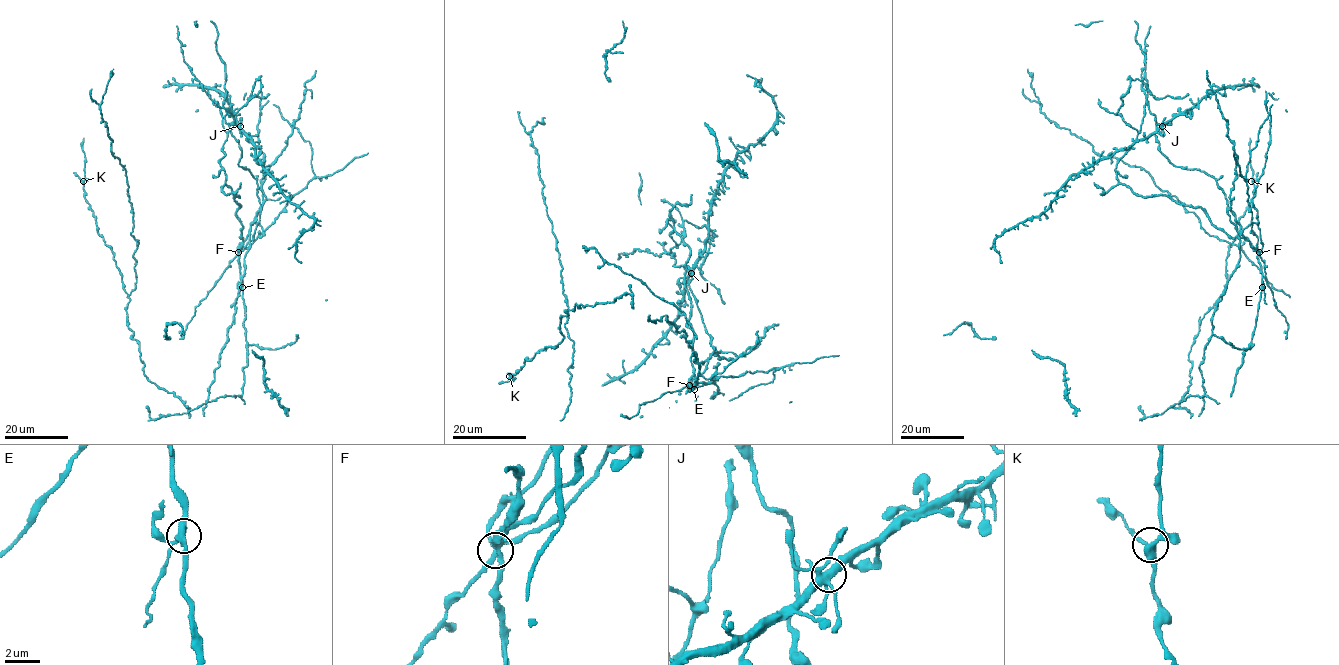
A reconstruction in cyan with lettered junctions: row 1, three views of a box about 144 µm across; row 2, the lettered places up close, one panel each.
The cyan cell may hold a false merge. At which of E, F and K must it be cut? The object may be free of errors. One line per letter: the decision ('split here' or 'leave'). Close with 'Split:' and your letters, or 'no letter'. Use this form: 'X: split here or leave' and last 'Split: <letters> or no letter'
E: leave
F: split here
K: leave
Split: F

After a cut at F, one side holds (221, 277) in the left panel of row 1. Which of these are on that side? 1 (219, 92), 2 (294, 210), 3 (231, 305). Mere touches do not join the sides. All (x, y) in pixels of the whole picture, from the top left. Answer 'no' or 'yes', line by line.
1: yes
2: yes
3: no

